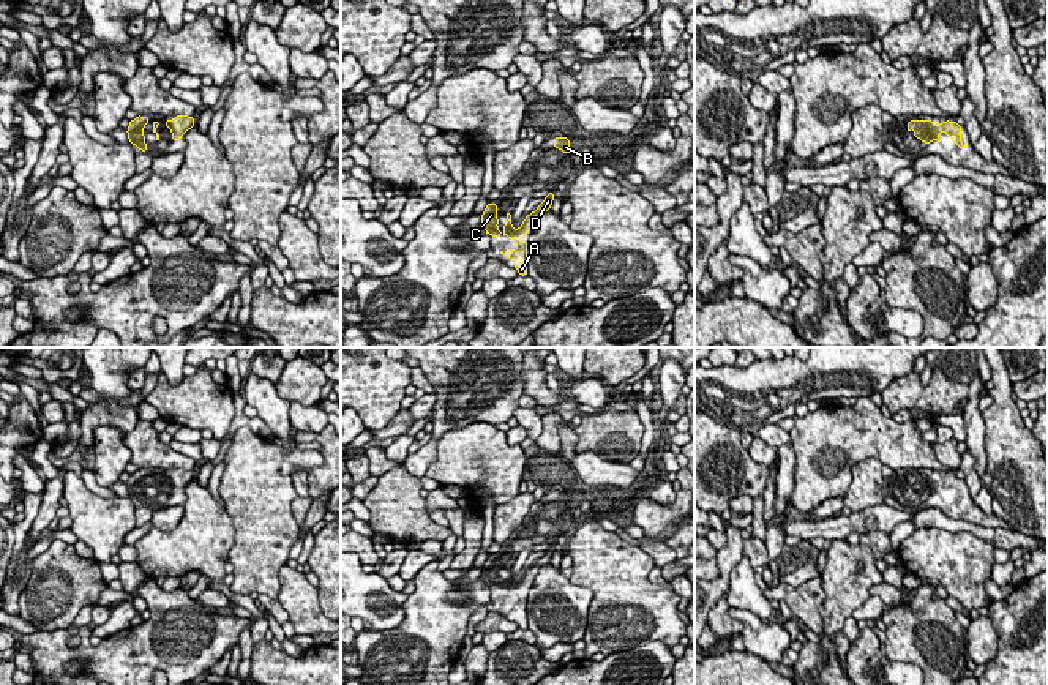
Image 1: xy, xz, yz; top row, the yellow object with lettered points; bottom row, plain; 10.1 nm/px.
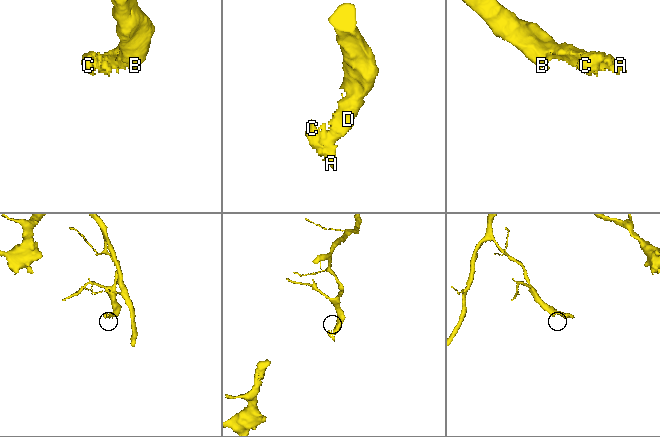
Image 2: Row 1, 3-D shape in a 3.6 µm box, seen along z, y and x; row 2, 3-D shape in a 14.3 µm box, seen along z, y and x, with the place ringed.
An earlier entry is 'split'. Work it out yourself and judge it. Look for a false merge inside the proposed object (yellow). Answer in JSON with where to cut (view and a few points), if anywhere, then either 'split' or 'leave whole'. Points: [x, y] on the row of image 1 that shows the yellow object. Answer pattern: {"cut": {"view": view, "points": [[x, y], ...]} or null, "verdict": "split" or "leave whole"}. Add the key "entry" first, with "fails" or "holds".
{"entry": "fails", "cut": null, "verdict": "leave whole"}

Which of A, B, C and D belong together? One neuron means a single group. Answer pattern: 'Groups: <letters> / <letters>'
Groups: A B C D

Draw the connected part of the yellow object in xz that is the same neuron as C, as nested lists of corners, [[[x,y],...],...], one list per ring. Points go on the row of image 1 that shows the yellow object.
[[[548,193],[543,204],[538,205],[538,208],[533,213],[529,213],[526,219],[522,221],[522,226],[519,229],[513,229],[511,223],[513,218],[510,213],[507,213],[507,223],[503,223],[505,229],[500,232],[497,229],[497,204],[488,202],[483,215],[481,215],[481,226],[486,230],[488,235],[494,235],[499,238],[502,234],[513,240],[515,245],[519,246],[518,251],[510,248],[505,254],[513,262],[511,267],[518,270],[521,276],[527,276],[527,241],[524,240],[529,235],[529,230],[533,229],[533,223],[540,219],[540,216],[551,208],[551,204],[554,200],[556,194]]]

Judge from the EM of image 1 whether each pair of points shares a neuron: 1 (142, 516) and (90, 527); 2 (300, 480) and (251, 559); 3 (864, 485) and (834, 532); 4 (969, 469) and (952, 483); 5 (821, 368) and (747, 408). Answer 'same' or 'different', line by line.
1: different
2: different
3: different
4: different
5: same

